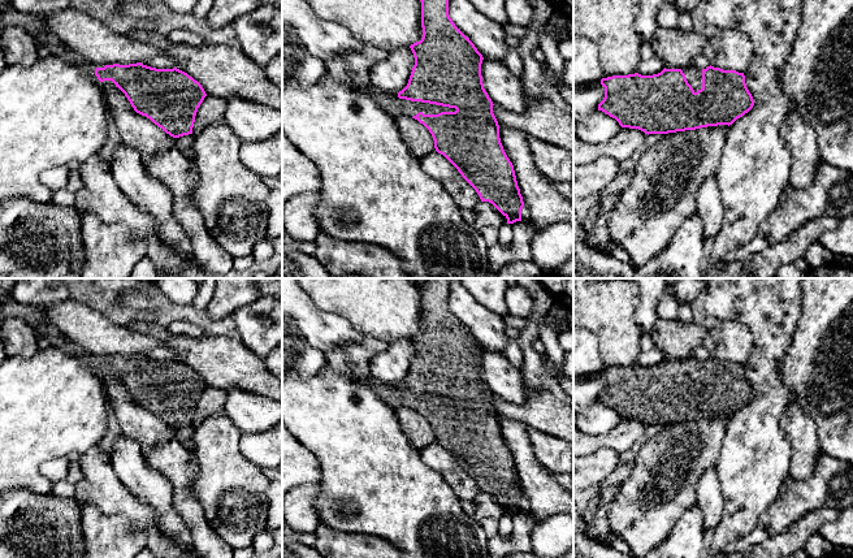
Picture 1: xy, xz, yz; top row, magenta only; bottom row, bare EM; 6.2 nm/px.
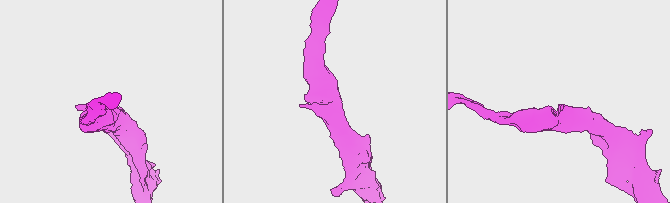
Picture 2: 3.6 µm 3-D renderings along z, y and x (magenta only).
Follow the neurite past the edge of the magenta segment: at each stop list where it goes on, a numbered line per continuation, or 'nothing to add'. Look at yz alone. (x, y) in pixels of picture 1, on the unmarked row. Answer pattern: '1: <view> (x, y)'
1: yz (693, 366)

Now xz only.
1: xz (389, 393)

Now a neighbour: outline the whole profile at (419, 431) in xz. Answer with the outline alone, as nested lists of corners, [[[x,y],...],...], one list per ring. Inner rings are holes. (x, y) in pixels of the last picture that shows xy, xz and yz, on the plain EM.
[[[399,408],[395,411],[403,433],[410,438],[417,450],[436,442],[434,432],[429,421],[412,408]]]

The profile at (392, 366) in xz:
[[[410,338],[393,341],[371,359],[371,377],[387,384],[399,384],[407,377],[413,356],[415,349]]]

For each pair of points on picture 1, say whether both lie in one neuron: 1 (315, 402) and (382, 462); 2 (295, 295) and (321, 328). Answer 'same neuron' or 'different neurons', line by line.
1: same neuron
2: same neuron

